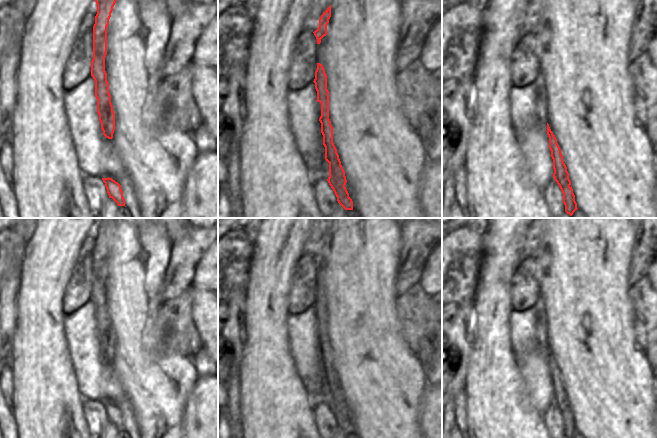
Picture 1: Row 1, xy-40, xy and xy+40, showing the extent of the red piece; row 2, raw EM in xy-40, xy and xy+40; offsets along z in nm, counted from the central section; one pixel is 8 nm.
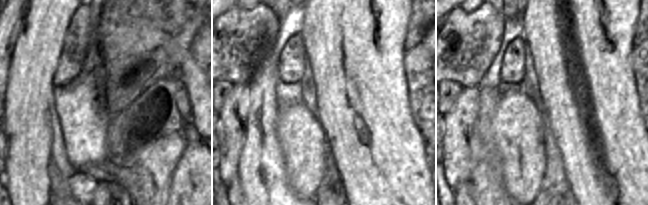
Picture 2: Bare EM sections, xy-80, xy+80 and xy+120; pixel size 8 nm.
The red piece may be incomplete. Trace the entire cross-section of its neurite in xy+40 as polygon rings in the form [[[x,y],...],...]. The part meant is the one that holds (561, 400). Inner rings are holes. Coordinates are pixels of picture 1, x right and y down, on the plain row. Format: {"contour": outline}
{"contour": [[[548,347],[547,359],[549,361],[549,373],[551,375],[551,381],[553,383],[553,401],[563,417],[563,427],[565,429],[565,436],[567,438],[573,438],[578,432],[577,427],[575,425],[575,419],[571,410],[571,405],[569,403],[569,397],[563,385],[563,379],[557,367],[557,363],[551,355]]]}

